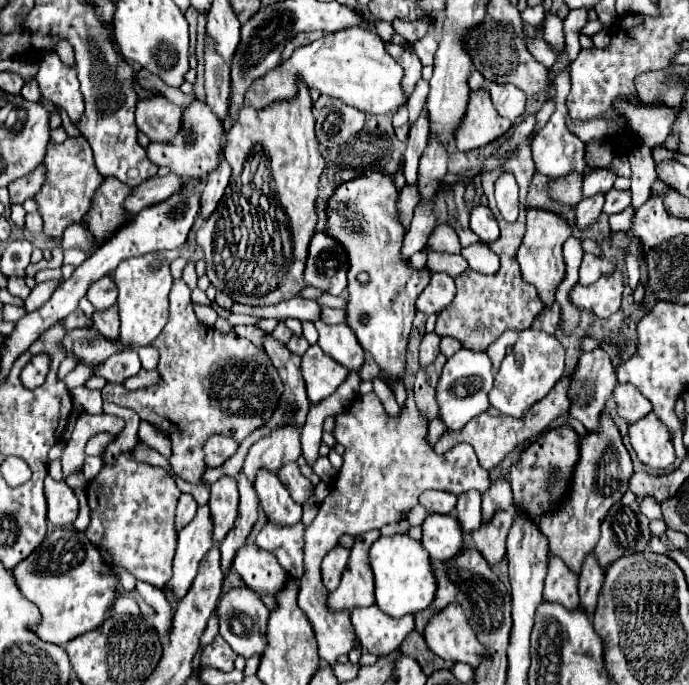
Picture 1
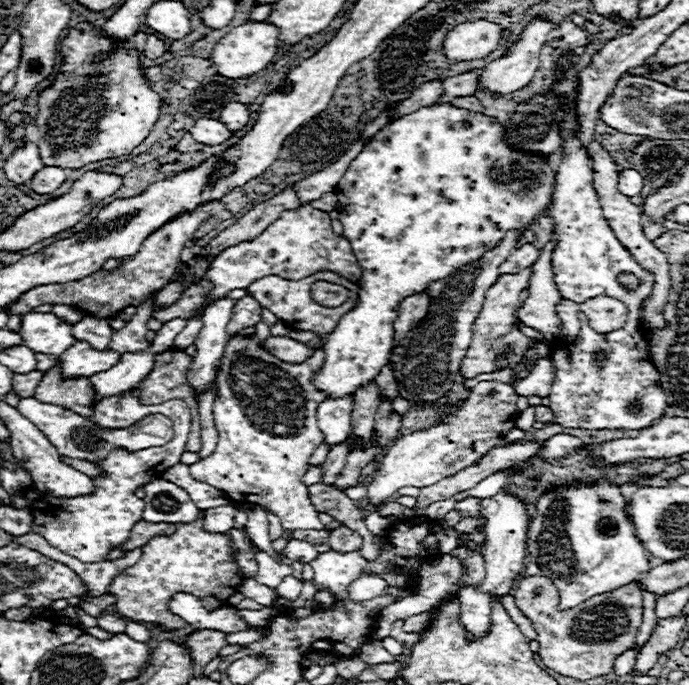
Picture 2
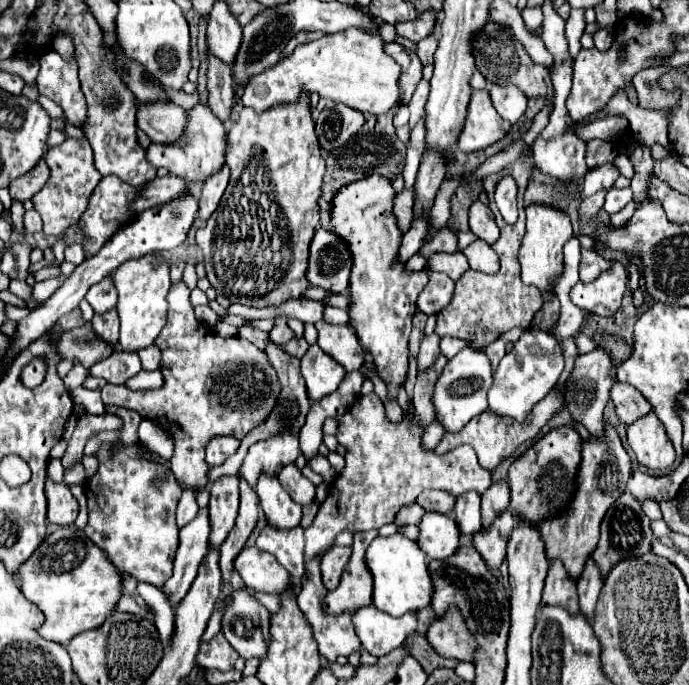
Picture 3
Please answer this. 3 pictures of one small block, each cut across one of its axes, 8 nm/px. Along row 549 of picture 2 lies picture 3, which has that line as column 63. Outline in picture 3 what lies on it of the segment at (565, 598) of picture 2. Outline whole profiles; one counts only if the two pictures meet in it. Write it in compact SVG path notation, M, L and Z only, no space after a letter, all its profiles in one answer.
M76 524L54 530L42 546L38 546L36 554L20 566L18 576L24 596L46 616L40 636L62 642L64 646L72 636L102 626L122 598L122 574L110 562L106 550L98 548Z

